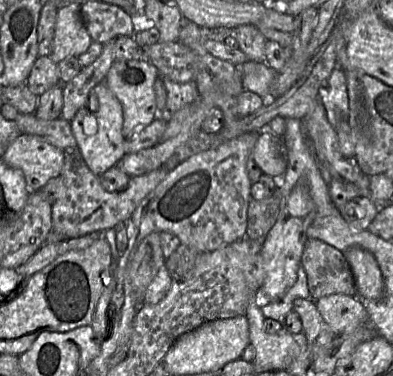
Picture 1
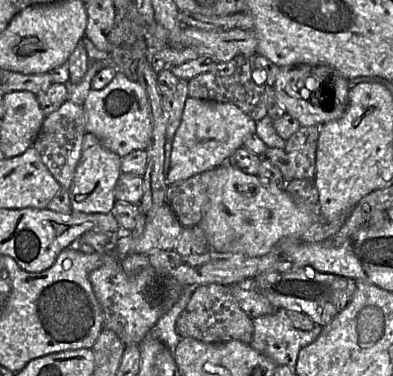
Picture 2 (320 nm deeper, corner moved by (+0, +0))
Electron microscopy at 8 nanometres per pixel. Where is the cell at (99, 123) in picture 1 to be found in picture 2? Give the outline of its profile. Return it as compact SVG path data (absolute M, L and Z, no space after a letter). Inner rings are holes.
M91 133L85 134L81 151L70 190L72 213L112 213L116 203L114 190L121 175L121 158L105 148Z

